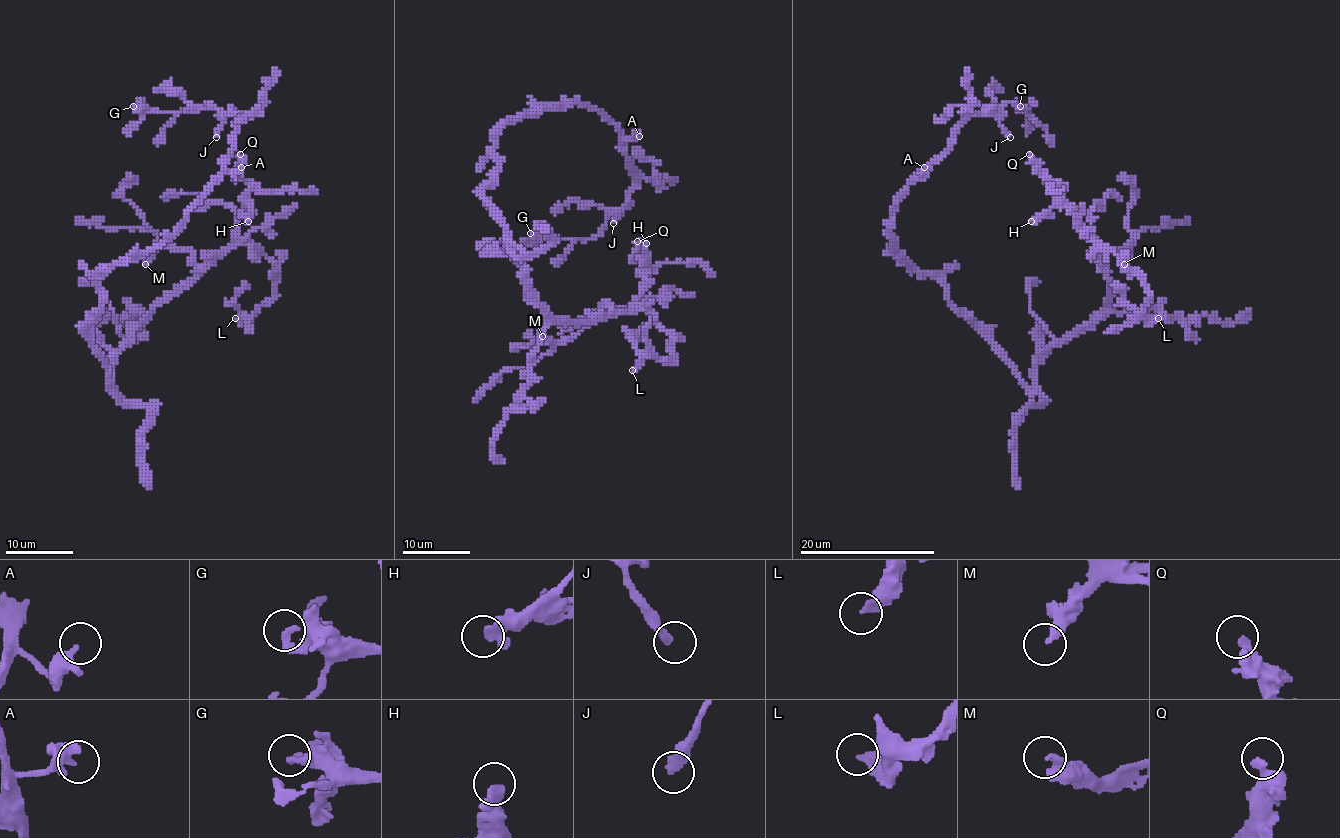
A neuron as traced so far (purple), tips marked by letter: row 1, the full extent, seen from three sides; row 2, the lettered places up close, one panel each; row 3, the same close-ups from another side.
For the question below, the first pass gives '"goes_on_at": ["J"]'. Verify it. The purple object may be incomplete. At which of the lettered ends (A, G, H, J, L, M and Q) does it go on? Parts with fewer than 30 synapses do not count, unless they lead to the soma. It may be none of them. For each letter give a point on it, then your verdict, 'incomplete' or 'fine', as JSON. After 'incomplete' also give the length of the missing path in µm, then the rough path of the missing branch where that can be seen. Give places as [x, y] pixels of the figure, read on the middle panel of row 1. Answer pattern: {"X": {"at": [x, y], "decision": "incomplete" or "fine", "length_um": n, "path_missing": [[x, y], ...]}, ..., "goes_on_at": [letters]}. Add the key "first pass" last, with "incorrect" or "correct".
{"A": {"at": [639, 136], "decision": "fine"}, "G": {"at": [530, 233], "decision": "fine"}, "H": {"at": [646, 243], "decision": "fine"}, "J": {"at": [613, 223], "decision": "incomplete", "length_um": 4, "path_missing": [[613, 223], [612, 228], [622, 240]]}, "L": {"at": [632, 370], "decision": "fine"}, "M": {"at": [542, 336], "decision": "fine"}, "Q": {"at": [637, 241], "decision": "fine"}, "goes_on_at": ["J"], "first pass": "correct"}

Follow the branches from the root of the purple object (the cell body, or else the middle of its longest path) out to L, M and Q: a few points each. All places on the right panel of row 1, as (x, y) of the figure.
L: (975, 327), (1031, 389), (1036, 364), (1107, 299), (1098, 240), (1141, 279), (1142, 316), (1158, 318)
M: (975, 327), (1031, 389), (1036, 364), (1103, 306), (1109, 286), (1105, 257), (1129, 249), (1124, 264)
Q: (975, 327), (1031, 389), (1036, 364), (1107, 299), (1092, 221), (1066, 204), (1066, 186), (1029, 154)

